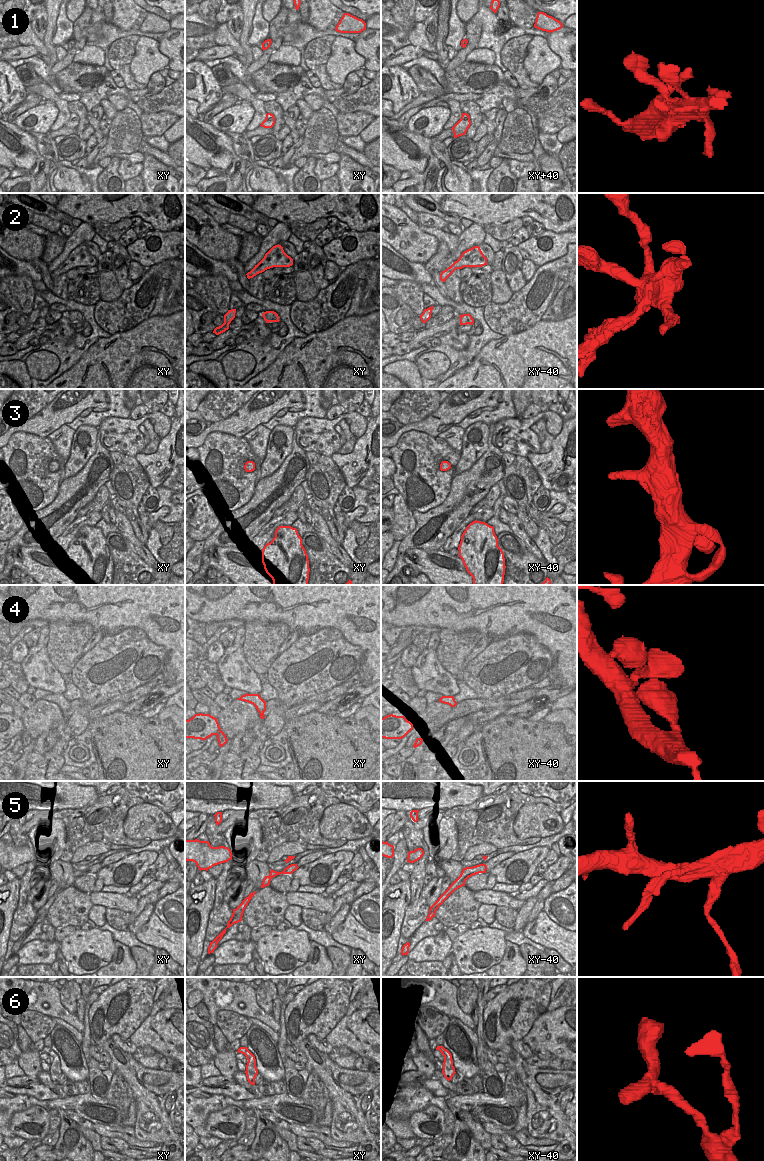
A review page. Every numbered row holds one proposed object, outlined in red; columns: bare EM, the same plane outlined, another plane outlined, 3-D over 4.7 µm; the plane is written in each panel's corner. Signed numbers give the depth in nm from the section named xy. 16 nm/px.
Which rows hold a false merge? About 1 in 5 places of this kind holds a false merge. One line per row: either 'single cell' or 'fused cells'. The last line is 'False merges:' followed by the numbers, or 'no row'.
1: single cell
2: fused cells
3: single cell
4: single cell
5: single cell
6: single cell
False merges: 2

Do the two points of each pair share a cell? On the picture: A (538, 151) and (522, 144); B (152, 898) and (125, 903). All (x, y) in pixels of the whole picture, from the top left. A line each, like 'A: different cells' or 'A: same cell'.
A: different cells
B: different cells

